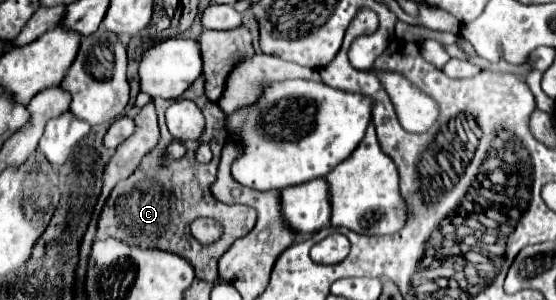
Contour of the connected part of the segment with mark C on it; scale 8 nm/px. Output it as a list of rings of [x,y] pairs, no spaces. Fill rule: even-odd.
[[[198,77],[194,81],[194,85],[184,93],[186,99],[194,101],[204,117],[206,117],[206,129],[202,133],[200,143],[208,143],[212,147],[212,161],[208,165],[200,165],[194,159],[194,151],[200,143],[196,141],[186,141],[186,155],[178,161],[172,161],[166,169],[158,169],[158,159],[162,155],[162,149],[172,141],[172,135],[166,129],[164,123],[164,111],[166,111],[166,99],[154,99],[156,105],[156,113],[158,113],[158,123],[160,123],[160,141],[158,141],[158,149],[154,149],[154,153],[150,153],[146,159],[140,161],[138,169],[134,175],[130,175],[128,179],[120,181],[110,197],[106,199],[100,217],[98,217],[98,229],[96,229],[96,239],[108,239],[108,237],[116,237],[120,241],[126,241],[128,245],[142,245],[142,249],[166,249],[166,251],[174,251],[180,257],[186,257],[190,263],[194,263],[196,269],[196,277],[204,279],[204,281],[212,281],[216,277],[216,263],[220,259],[220,255],[238,239],[244,237],[246,233],[250,233],[250,229],[256,223],[256,211],[252,207],[246,205],[224,205],[218,203],[212,193],[210,193],[210,185],[216,179],[216,169],[220,163],[220,153],[224,147],[224,139],[226,139],[226,125],[224,119],[226,115],[222,113],[222,109],[208,101],[204,95],[204,79]],[[196,217],[214,217],[224,225],[224,235],[212,243],[212,245],[200,245],[192,235],[190,235],[190,223]]]

